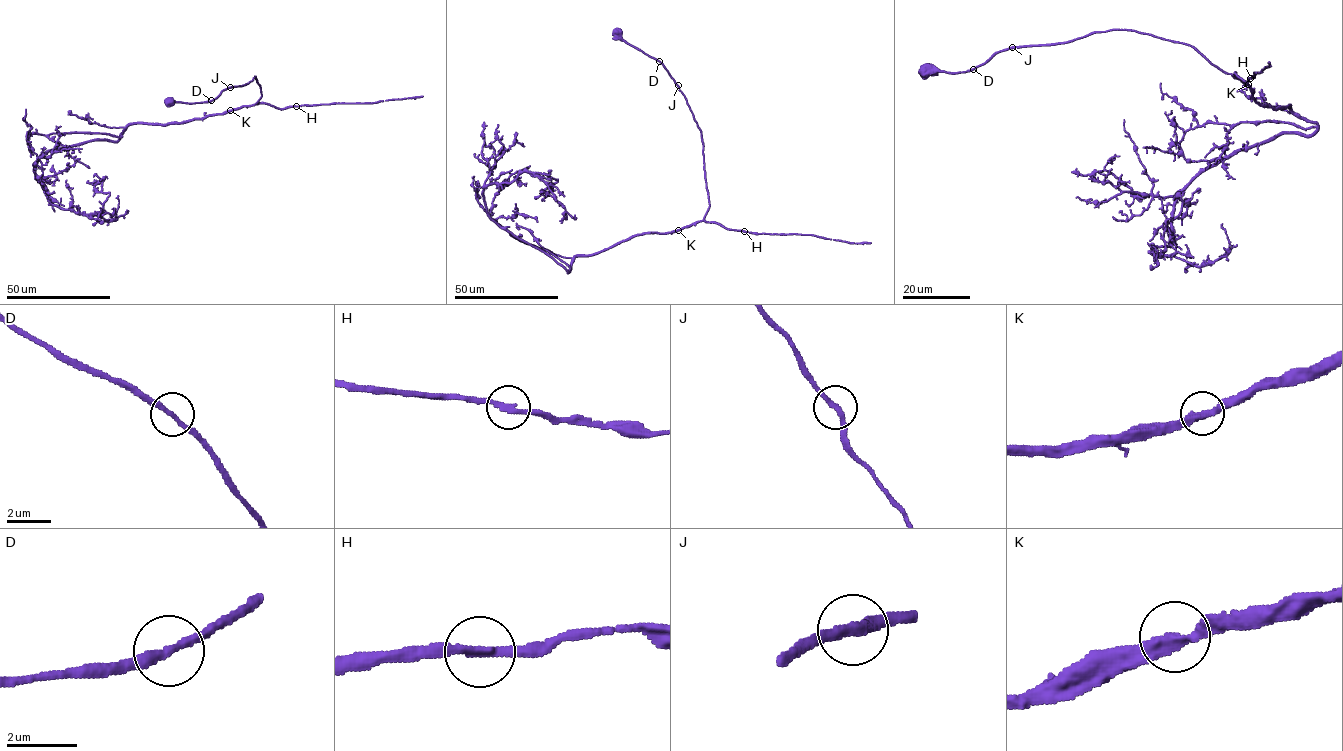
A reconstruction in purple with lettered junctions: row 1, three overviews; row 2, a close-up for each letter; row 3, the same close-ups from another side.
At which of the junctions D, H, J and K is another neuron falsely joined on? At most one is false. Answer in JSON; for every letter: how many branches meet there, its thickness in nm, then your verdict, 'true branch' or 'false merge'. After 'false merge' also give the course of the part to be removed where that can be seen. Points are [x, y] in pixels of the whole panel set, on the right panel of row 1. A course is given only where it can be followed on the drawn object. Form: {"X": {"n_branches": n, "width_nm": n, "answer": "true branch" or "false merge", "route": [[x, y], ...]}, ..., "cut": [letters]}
{"D": {"n_branches": 2, "width_nm": 240, "answer": "true branch"}, "H": {"n_branches": 2, "width_nm": 220, "answer": "true branch"}, "J": {"n_branches": 2, "width_nm": 260, "answer": "true branch"}, "K": {"n_branches": 2, "width_nm": 320, "answer": "true branch"}, "cut": []}

